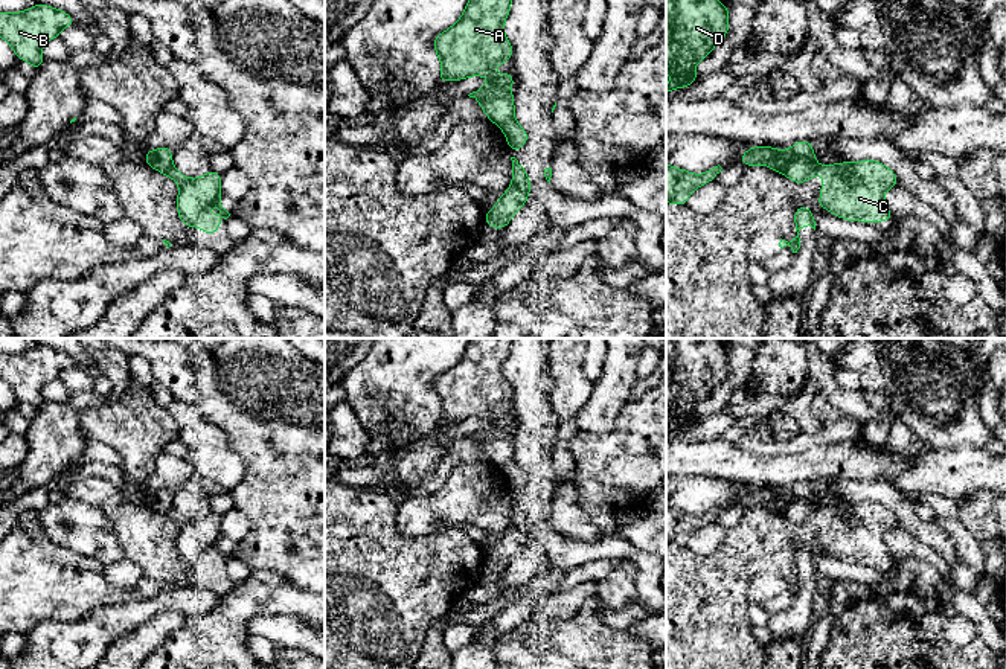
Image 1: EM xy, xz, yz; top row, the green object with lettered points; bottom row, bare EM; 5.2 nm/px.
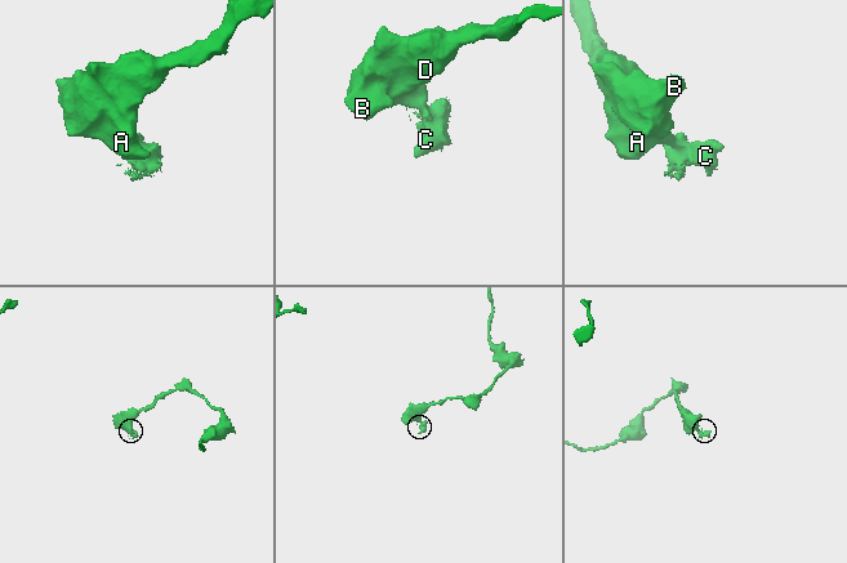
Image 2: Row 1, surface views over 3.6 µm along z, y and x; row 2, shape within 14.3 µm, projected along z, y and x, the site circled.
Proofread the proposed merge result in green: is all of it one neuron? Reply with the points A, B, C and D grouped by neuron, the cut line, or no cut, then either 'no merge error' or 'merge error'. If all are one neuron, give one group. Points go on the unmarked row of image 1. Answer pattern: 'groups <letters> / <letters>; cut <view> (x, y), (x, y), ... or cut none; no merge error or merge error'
groups A B D / C; cut yz (793, 494), (788, 506), (781, 514); merge error

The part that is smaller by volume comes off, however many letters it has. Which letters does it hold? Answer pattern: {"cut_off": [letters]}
{"cut_off": ["C"]}

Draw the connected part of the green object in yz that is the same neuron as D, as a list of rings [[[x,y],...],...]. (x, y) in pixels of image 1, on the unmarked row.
[[[666,338],[666,413],[672,418],[666,436],[700,421],[694,415],[697,405],[707,399],[727,373],[729,349],[715,338]]]

